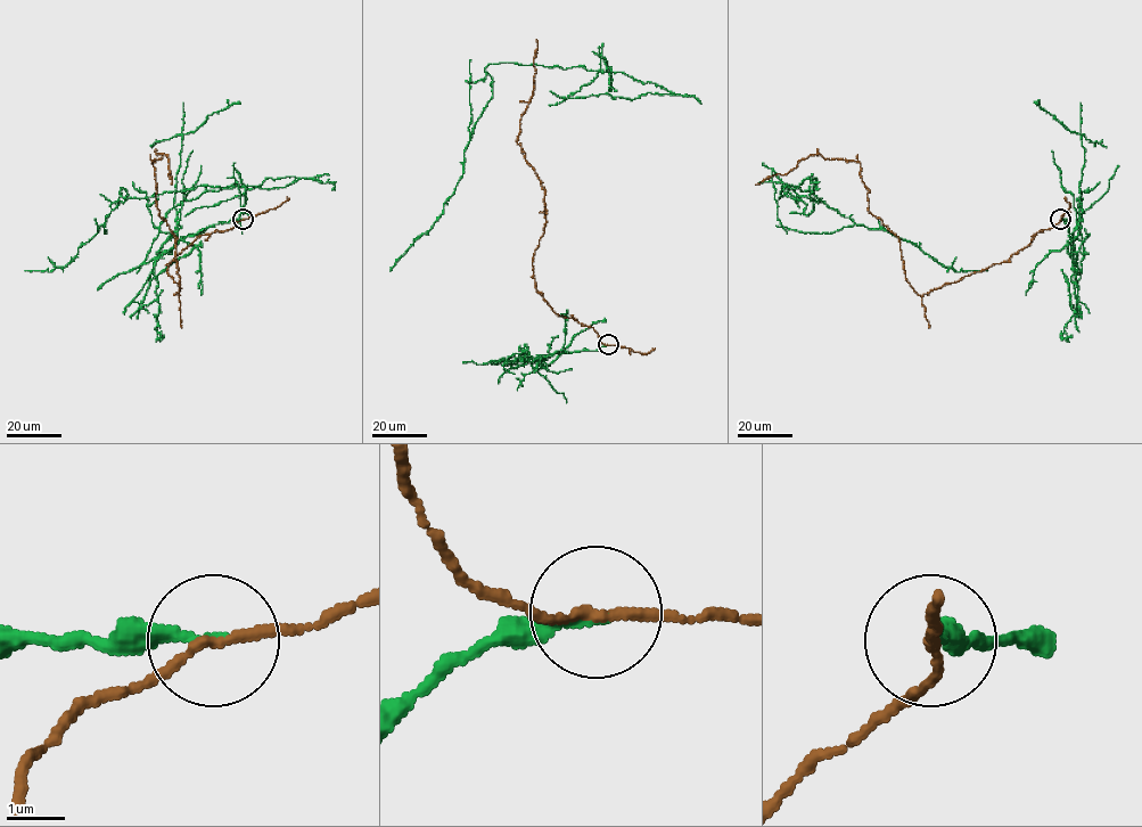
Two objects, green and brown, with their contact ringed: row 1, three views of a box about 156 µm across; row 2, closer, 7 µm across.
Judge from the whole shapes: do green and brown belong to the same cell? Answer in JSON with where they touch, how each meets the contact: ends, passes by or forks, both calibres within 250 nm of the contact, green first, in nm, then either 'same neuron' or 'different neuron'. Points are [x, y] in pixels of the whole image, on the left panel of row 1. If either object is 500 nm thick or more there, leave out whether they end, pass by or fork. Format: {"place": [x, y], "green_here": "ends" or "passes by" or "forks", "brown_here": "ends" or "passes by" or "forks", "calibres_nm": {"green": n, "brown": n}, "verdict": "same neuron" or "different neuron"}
{"place": [243, 219], "green_here": "ends", "brown_here": "passes by", "calibres_nm": {"green": 180, "brown": 170}, "verdict": "different neuron"}

